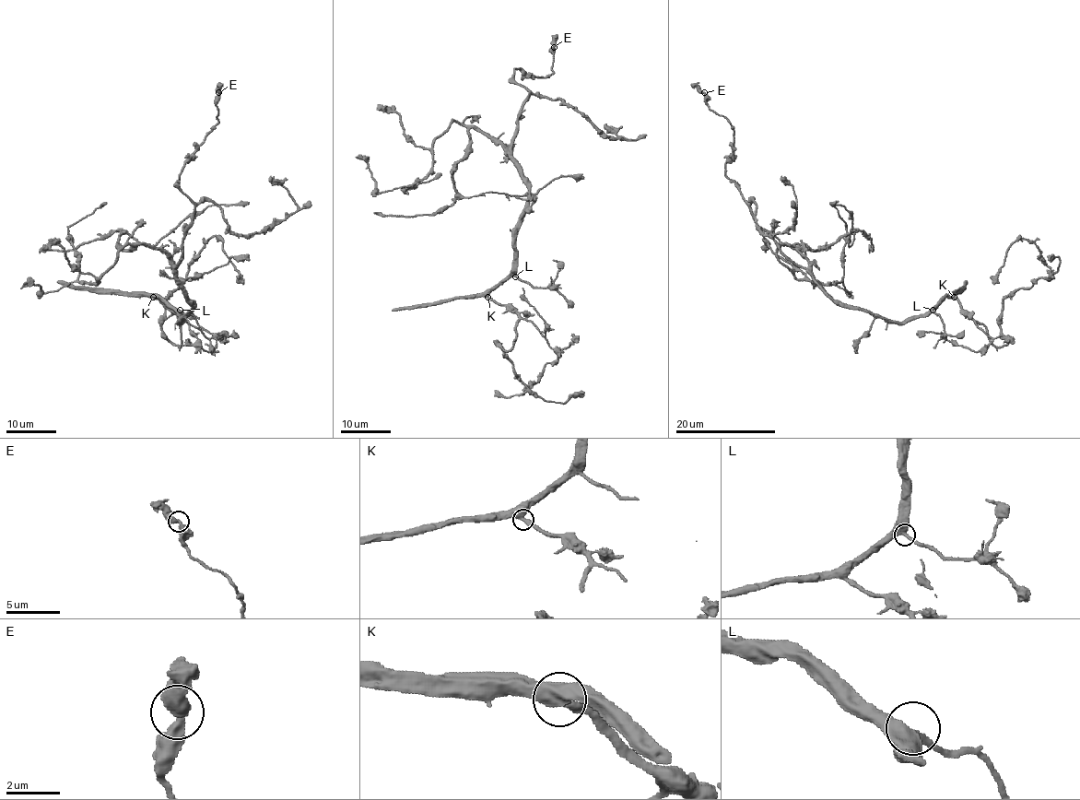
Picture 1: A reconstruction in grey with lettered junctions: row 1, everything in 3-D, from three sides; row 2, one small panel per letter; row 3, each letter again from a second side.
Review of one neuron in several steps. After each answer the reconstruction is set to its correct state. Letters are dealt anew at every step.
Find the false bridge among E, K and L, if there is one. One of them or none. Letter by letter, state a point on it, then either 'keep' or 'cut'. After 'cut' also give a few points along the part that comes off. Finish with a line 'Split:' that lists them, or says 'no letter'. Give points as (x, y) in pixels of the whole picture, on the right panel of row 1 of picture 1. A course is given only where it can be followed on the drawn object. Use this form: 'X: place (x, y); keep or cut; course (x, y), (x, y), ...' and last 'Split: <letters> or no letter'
E: place (704, 92); keep
K: place (954, 297); keep
L: place (933, 310); keep
Split: no letter

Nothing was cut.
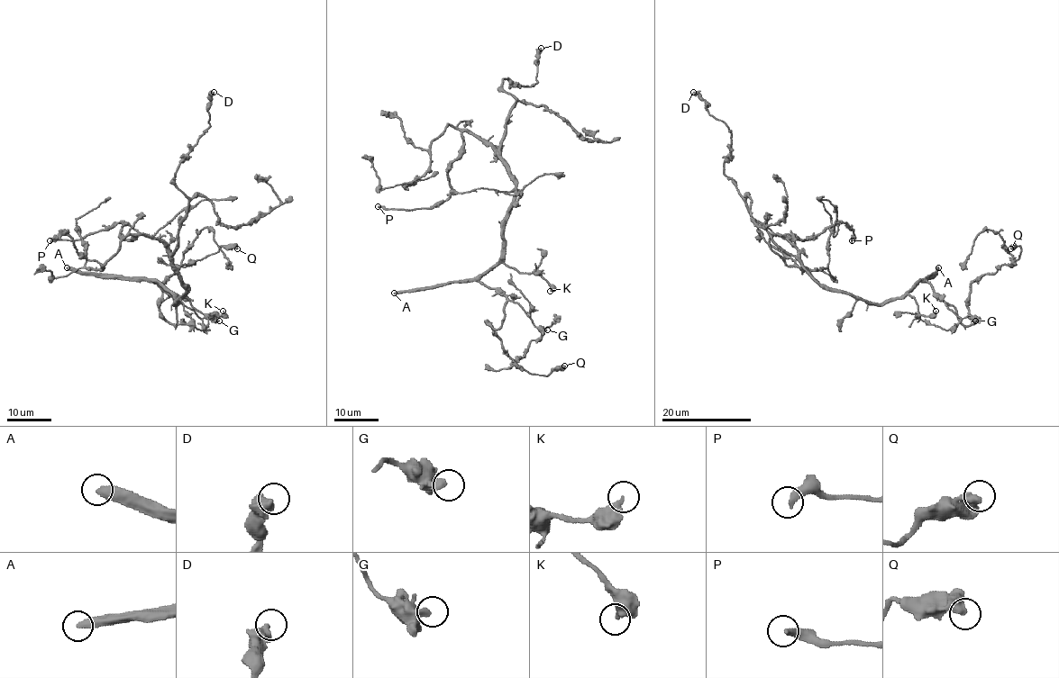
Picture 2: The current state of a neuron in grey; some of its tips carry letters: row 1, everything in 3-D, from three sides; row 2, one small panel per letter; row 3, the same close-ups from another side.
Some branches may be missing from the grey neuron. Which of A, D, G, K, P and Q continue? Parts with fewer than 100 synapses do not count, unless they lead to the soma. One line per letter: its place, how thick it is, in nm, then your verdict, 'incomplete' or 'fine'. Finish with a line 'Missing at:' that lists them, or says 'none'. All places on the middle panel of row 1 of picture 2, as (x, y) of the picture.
A: place (394, 293); calibre 440 nm; incomplete
D: place (541, 48); calibre 500 nm; fine
G: place (547, 329); calibre 440 nm; fine
K: place (550, 291); calibre 400 nm; fine
P: place (378, 206); calibre 360 nm; fine
Q: place (564, 366); calibre 500 nm; fine
Missing at: A

